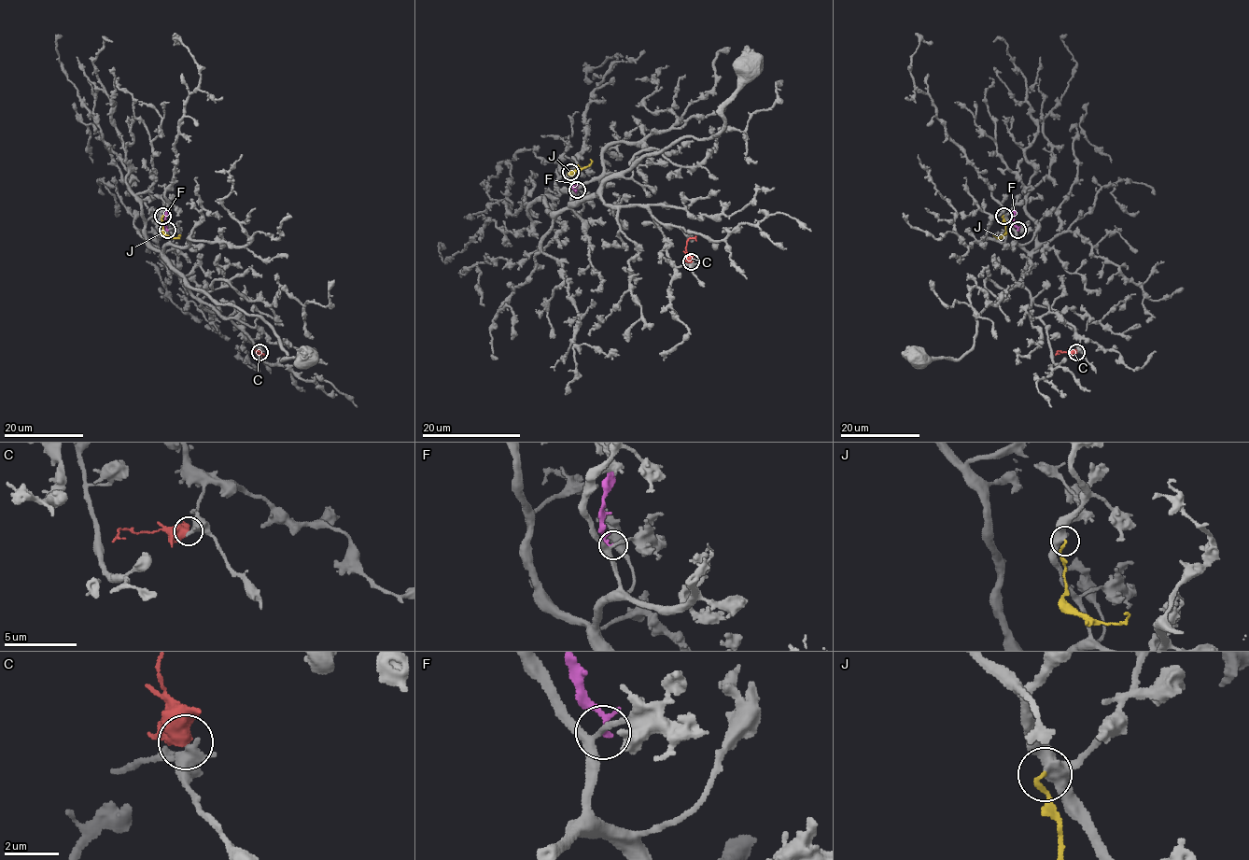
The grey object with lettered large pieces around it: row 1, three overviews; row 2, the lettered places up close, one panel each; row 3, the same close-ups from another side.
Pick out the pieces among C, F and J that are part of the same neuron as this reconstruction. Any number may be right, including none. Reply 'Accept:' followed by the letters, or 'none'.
Accept: none

